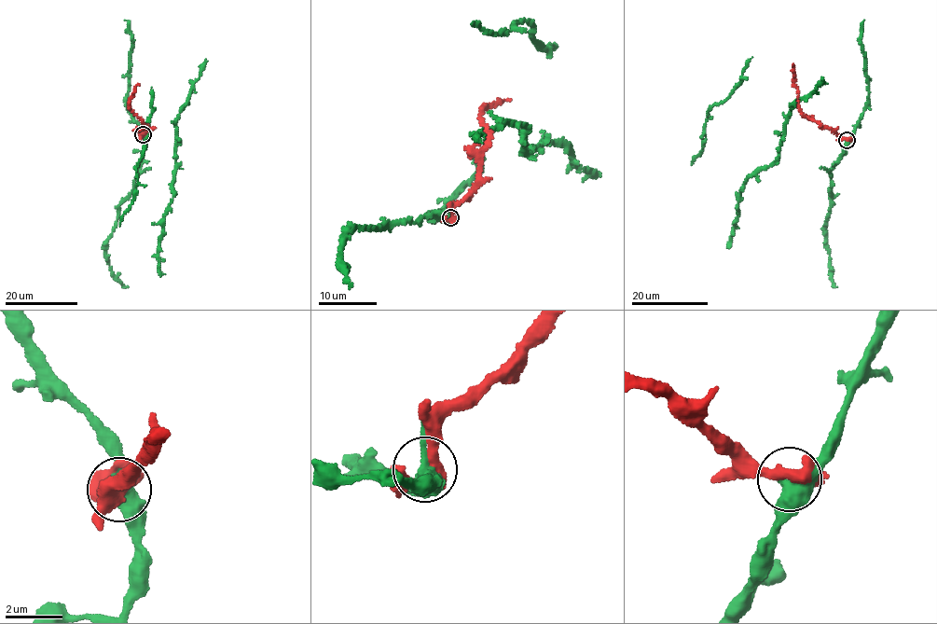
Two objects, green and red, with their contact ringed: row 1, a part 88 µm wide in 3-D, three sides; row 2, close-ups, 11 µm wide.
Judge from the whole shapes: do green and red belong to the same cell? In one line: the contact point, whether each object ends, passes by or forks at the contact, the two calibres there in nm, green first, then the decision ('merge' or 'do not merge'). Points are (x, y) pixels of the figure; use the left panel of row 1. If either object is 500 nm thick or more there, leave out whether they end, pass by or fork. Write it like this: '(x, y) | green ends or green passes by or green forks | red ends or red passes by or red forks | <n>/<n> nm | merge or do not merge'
(143, 134) | green forks | red passes by | 400/360 nm | do not merge

